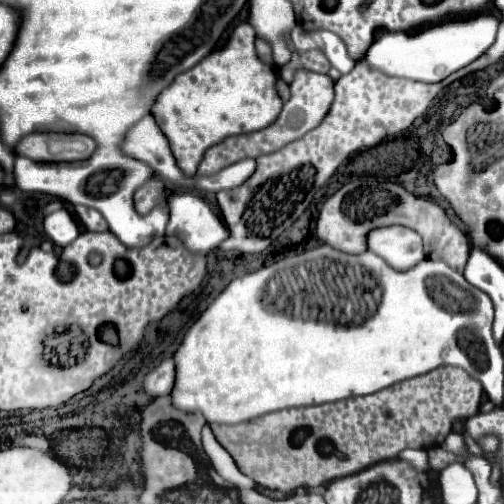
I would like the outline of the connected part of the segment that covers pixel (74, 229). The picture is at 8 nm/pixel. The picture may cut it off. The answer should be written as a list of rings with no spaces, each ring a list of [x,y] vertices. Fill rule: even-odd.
[[[60,209],[60,211],[54,211],[50,213],[46,219],[44,219],[44,231],[46,235],[50,237],[50,241],[58,247],[66,247],[68,243],[72,243],[80,229],[74,221],[74,217],[66,211],[66,209]]]

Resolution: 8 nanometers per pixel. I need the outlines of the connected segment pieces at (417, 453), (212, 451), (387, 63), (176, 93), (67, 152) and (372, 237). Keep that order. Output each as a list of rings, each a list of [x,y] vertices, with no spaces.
[[[404,449],[398,453],[400,461],[406,461],[410,465],[414,465],[416,471],[428,471],[428,453],[424,449]]]
[[[208,425],[202,429],[202,447],[204,447],[206,455],[210,457],[212,467],[218,471],[218,475],[222,475],[222,479],[226,479],[228,483],[232,483],[232,487],[238,487],[238,489],[254,489],[256,487],[254,481],[250,481],[246,475],[242,475],[238,471],[234,459],[216,441],[216,437],[212,435],[212,431],[210,431]]]
[[[478,13],[462,19],[444,21],[420,29],[416,33],[386,31],[370,45],[370,49],[358,63],[366,63],[370,69],[378,69],[384,75],[406,77],[424,83],[438,83],[446,79],[450,73],[476,61],[494,43],[496,31],[498,19],[492,13]]]
[[[242,23],[230,33],[228,41],[220,49],[214,49],[208,57],[204,57],[192,69],[188,69],[186,73],[180,73],[172,81],[172,85],[166,87],[166,91],[162,91],[162,95],[158,97],[152,109],[152,115],[160,125],[160,129],[164,131],[164,135],[168,137],[170,149],[180,169],[186,175],[194,175],[208,147],[220,143],[230,135],[250,133],[250,131],[268,127],[278,117],[278,111],[282,111],[282,101],[276,93],[276,73],[272,67],[264,65],[258,59],[254,49],[254,29],[248,23]]]
[[[32,133],[26,135],[16,151],[34,161],[80,161],[88,159],[96,141],[78,133]]]
[[[400,225],[378,227],[366,235],[368,251],[380,255],[396,271],[408,271],[424,259],[422,239],[416,231]]]

